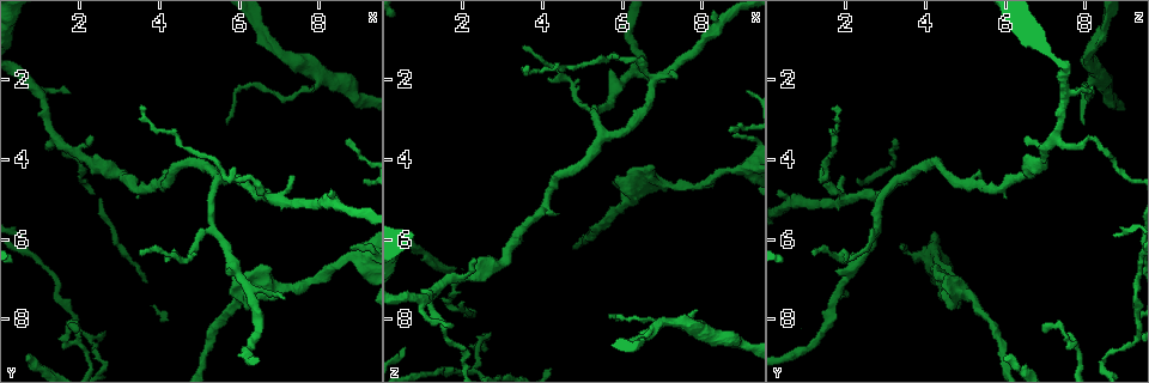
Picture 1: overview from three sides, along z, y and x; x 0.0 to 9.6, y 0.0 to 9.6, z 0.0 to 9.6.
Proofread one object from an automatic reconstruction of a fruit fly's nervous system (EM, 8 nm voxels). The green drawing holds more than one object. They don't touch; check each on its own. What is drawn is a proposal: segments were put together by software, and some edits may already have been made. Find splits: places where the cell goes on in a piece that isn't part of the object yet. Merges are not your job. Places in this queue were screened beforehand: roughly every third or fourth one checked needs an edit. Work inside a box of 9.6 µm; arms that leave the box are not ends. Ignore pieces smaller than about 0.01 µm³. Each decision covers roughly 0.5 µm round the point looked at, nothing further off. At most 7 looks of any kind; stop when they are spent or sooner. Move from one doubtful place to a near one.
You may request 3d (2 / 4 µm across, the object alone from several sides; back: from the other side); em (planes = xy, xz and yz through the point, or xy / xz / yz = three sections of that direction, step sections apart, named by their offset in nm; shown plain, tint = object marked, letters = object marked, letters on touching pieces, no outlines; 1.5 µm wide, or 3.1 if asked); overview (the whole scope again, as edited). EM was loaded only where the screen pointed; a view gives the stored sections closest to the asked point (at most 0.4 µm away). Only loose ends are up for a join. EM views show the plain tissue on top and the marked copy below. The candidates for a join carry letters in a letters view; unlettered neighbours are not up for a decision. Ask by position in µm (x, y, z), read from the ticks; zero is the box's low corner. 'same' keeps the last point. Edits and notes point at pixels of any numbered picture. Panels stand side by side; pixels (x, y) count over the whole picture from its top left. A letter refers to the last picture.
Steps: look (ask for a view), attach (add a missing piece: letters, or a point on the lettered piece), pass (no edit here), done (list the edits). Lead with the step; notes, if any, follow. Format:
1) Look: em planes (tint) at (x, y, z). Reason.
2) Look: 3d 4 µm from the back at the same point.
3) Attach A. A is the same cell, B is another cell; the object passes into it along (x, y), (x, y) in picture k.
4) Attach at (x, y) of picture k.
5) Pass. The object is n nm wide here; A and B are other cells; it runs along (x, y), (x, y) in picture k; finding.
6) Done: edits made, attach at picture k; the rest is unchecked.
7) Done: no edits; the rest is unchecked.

Look: em planes (letters) at (0.75, 9.00, 5.95). Branch stops here.

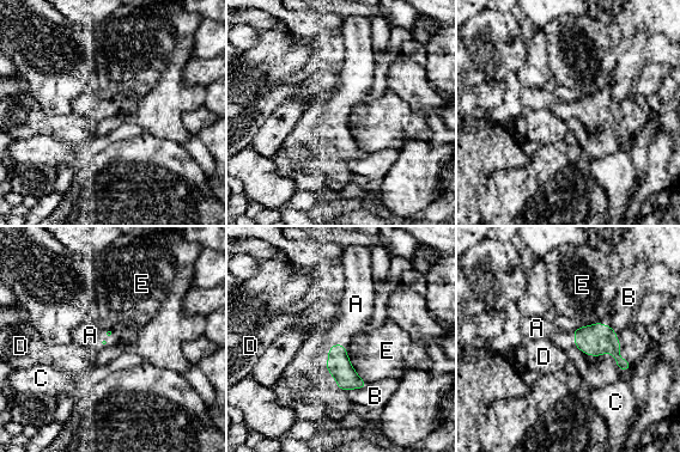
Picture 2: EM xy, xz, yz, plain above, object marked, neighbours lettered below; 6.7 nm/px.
Attach A. A is the same cell, B, C, D and E are other cells; the cell continues.

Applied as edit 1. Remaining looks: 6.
Look: overview. Redraw.

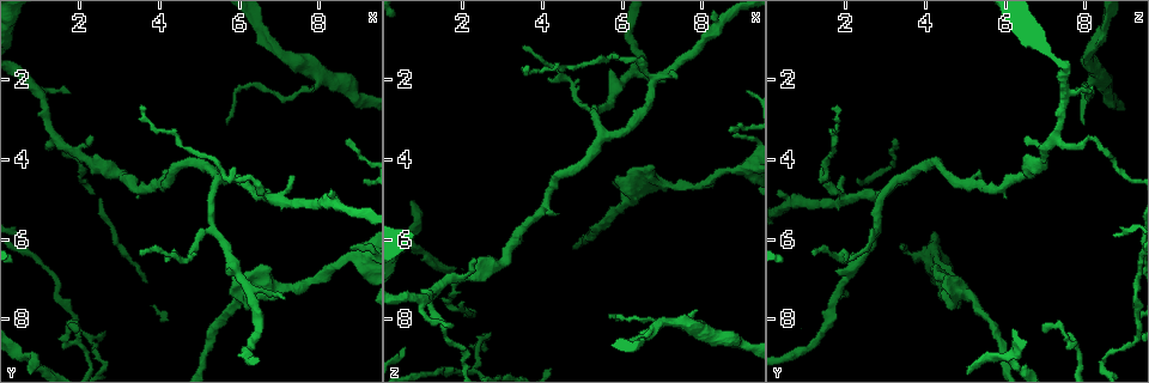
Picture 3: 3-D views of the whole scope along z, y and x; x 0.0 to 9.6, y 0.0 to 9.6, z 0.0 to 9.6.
Look: 3d 2 µm at (2.30, 3.45, 6.50). Branch stops here.

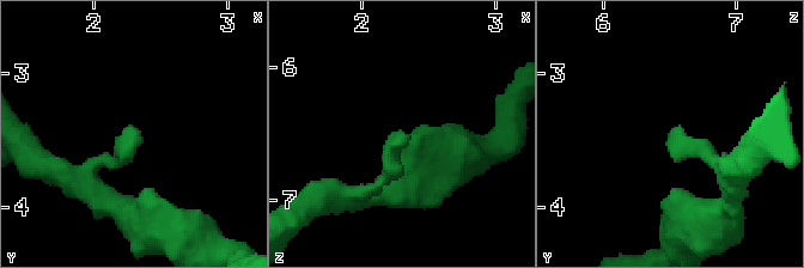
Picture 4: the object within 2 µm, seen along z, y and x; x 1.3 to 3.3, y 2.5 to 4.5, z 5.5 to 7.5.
Look: em planes (letters) at (2.32, 3.44, 6.50).

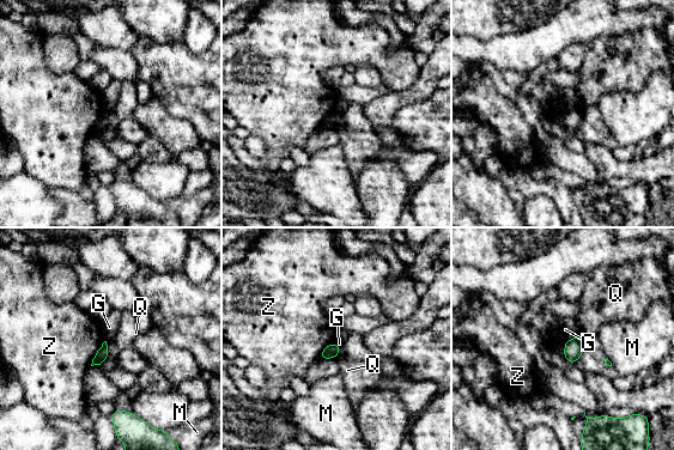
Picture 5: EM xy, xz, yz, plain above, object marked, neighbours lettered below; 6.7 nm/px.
Pass. G, M, Q and Z are other cells; a border runs along (576, 335), (565, 341) in picture 5; no lettered piece goes on from it.

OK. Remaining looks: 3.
Look: em xy step 8 (letters) at (8.80, 6.20, 3.45). Thin end.

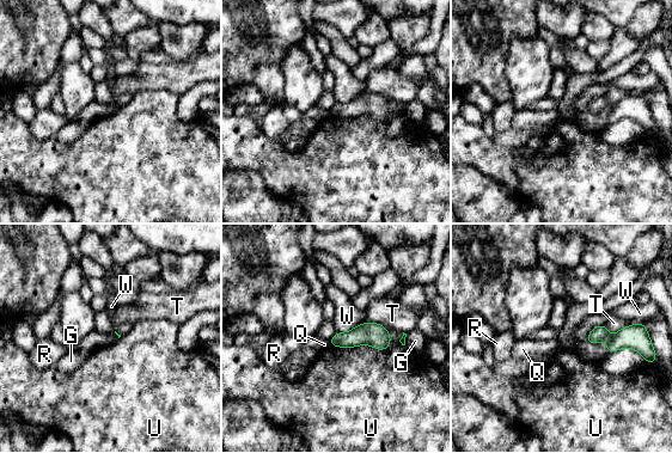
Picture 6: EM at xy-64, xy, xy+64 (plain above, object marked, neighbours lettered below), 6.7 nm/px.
Pass. G, Q, R, T, U and W are other cells; no lettered piece goes on from it.

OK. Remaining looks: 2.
Done: edits made, attach at picture 2; the rest is unchecked.

